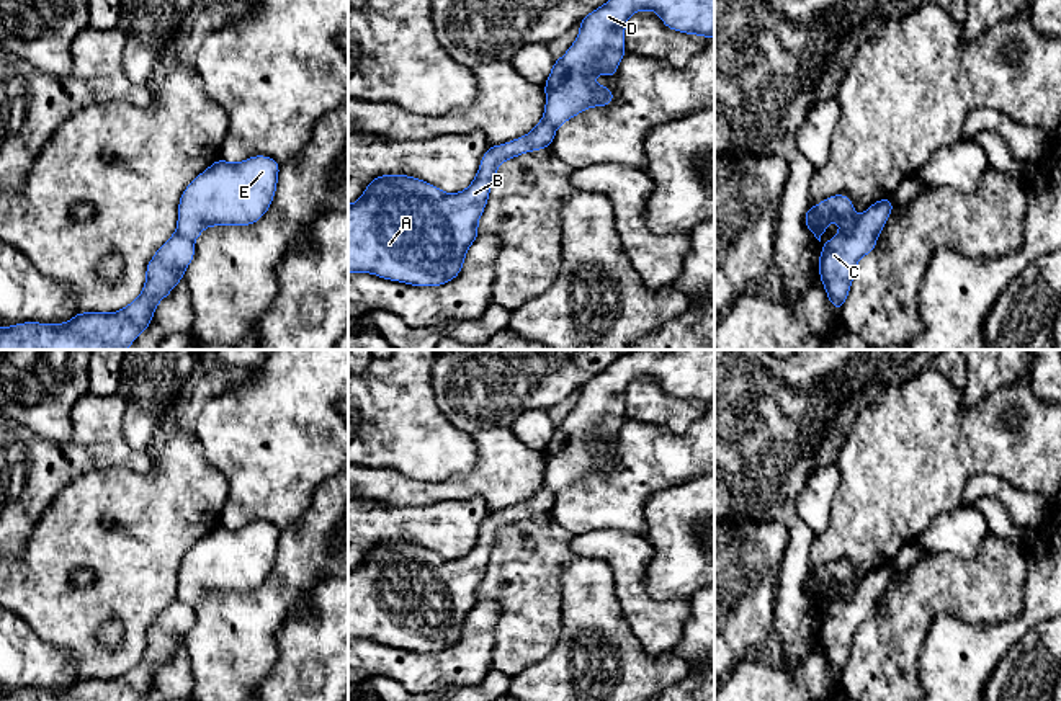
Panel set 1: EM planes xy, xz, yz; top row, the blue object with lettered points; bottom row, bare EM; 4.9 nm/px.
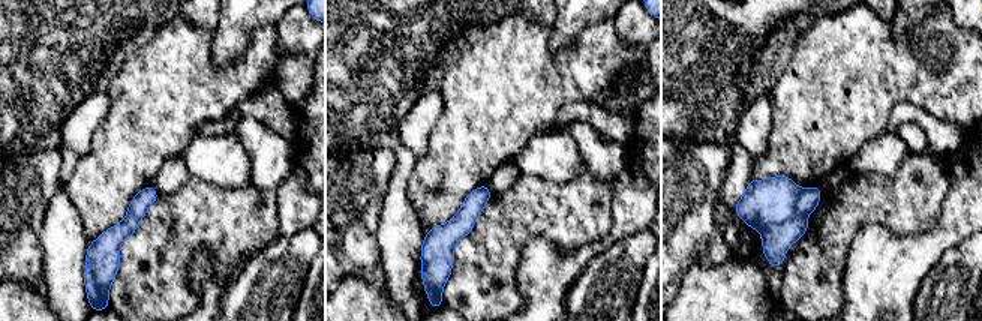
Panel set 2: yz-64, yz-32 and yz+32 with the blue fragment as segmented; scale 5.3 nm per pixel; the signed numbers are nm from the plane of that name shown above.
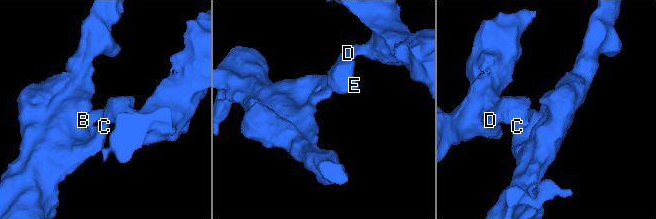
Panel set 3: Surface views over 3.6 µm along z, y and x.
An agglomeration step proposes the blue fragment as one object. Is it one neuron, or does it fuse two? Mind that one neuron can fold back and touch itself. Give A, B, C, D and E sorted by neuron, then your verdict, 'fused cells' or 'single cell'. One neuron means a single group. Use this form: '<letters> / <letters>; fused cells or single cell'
A B C / D E; fused cells

